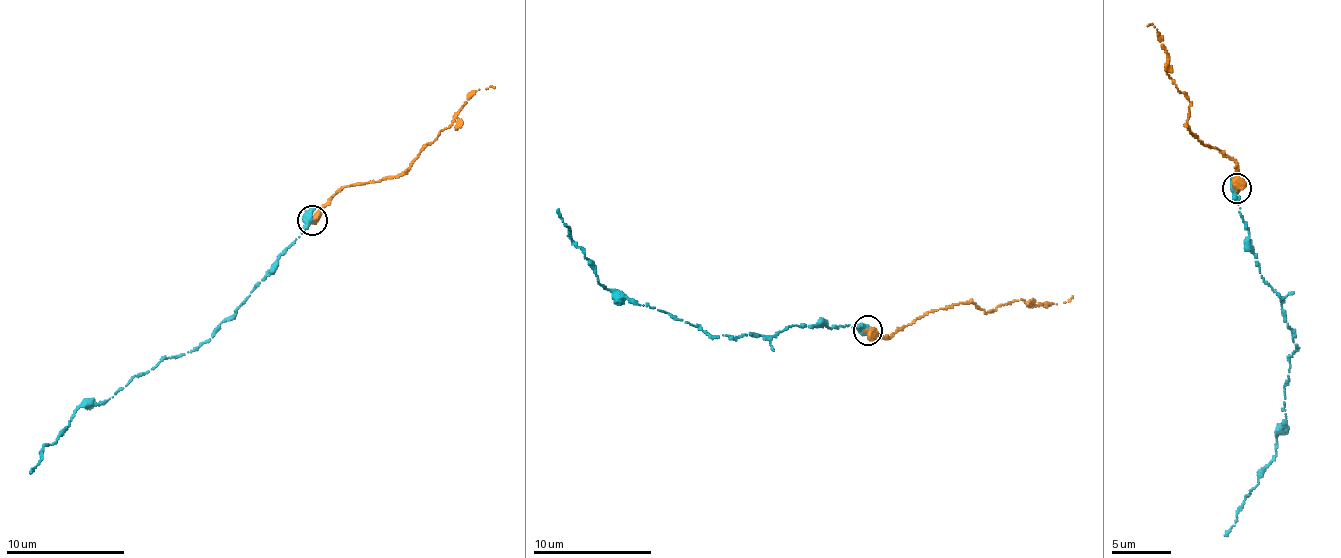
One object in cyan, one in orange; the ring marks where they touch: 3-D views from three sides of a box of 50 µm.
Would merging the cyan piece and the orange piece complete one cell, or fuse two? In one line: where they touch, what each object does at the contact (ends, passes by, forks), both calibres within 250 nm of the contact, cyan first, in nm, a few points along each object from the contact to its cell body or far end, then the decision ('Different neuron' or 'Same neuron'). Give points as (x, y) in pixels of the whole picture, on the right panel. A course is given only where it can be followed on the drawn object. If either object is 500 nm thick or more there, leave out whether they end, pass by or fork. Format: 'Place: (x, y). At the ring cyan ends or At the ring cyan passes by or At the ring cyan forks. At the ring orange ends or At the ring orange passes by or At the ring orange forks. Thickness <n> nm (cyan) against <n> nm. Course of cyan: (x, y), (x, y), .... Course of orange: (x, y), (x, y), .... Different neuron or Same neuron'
Place: (1237, 188). Thickness 700 nm (cyan) against 650 nm. Course of cyan: (1236, 188), (1255, 264), (1279, 297), (1296, 350), (1288, 359), (1286, 415), (1274, 459), (1244, 498), (1225, 536). Course of orange: (1236, 188), (1237, 165), (1220, 149), (1202, 145), (1188, 127), (1189, 99), (1167, 73), (1158, 30), (1147, 25). Same neuron

